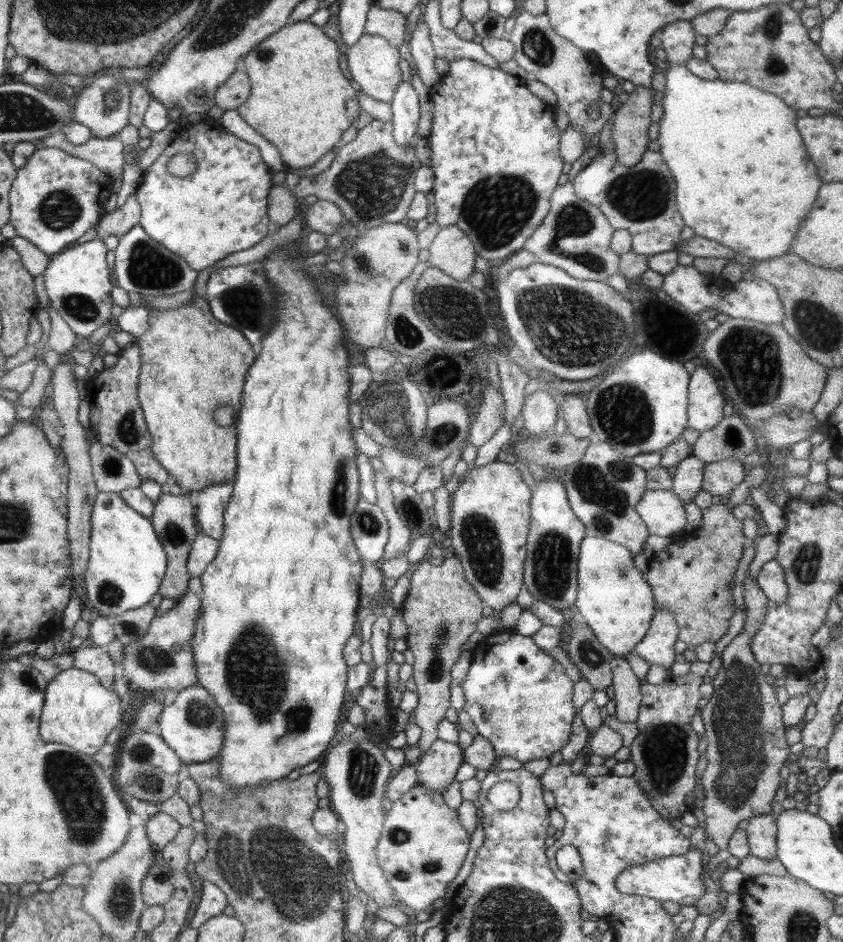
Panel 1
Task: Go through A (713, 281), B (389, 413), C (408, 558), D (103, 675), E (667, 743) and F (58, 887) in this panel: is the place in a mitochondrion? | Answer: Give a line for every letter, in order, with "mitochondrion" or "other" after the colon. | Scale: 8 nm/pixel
A: other
B: mitochondrion
C: other
D: other
E: mitochondrion
F: other

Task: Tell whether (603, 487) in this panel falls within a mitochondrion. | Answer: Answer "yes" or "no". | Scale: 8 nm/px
yes

